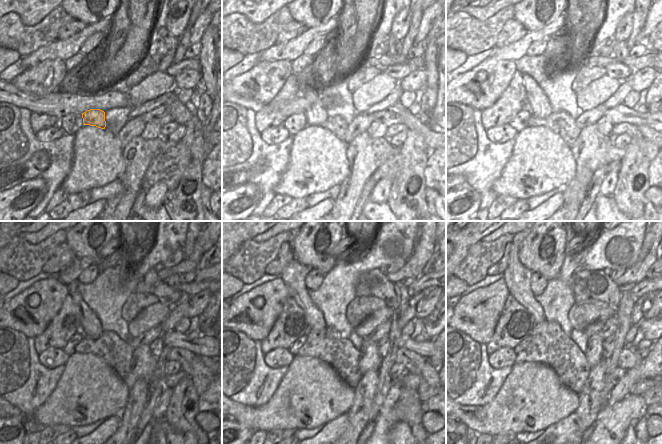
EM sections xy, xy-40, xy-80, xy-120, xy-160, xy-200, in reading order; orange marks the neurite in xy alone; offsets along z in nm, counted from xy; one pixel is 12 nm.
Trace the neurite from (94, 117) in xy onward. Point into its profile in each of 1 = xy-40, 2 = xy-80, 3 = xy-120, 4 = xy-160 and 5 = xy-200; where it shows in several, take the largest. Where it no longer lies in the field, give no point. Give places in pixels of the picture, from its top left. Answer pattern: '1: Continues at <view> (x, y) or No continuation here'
1: Continues at xy-40 (316, 114)
2: Continues at xy-80 (540, 107)
3: Continues at xy-120 (91, 327)
4: Continues at xy-160 (293, 275)
5: Continues at xy-200 (517, 277)

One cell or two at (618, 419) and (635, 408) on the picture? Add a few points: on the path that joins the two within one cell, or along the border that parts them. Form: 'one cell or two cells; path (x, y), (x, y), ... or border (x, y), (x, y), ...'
one cell; path (622, 415), (631, 408)

